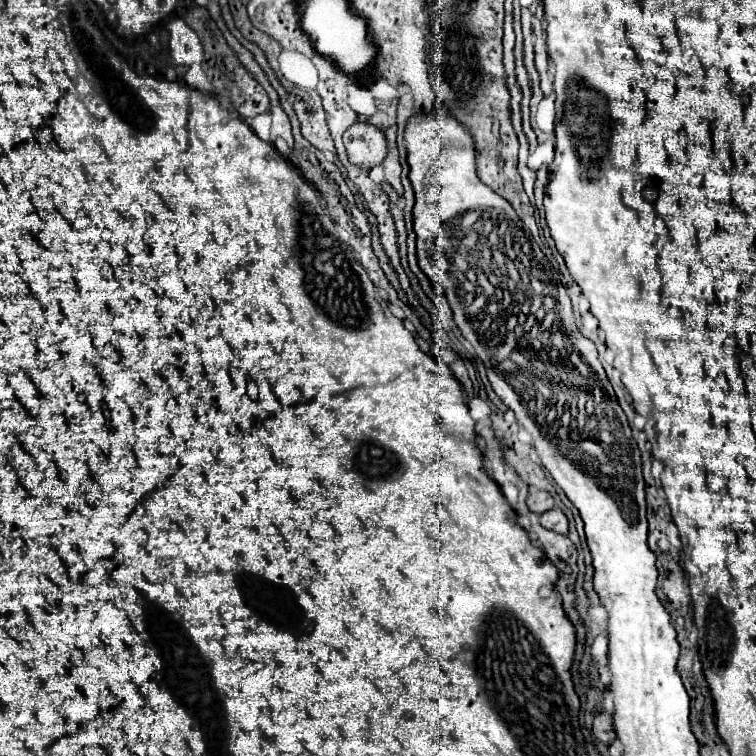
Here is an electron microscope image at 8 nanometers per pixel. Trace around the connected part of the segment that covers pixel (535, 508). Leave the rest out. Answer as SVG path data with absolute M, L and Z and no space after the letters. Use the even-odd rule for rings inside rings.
M532 490L530 496L528 496L528 508L530 508L530 512L540 516L546 510L554 508L554 498L548 492L544 492L544 490Z

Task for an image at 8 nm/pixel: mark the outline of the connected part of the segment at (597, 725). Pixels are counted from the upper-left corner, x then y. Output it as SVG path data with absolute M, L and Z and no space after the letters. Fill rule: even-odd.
M602 712L602 714L598 714L598 716L594 718L594 736L596 736L598 740L602 740L602 742L610 742L612 738L616 738L614 728L612 728L612 718L610 718L610 714Z

